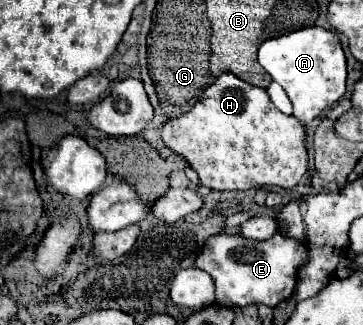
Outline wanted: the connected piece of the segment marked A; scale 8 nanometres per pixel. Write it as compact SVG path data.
M307 26L271 40L259 46L259 64L269 76L279 82L293 102L293 116L303 124L311 124L323 110L331 108L343 94L347 82L345 52L337 32L319 26Z

